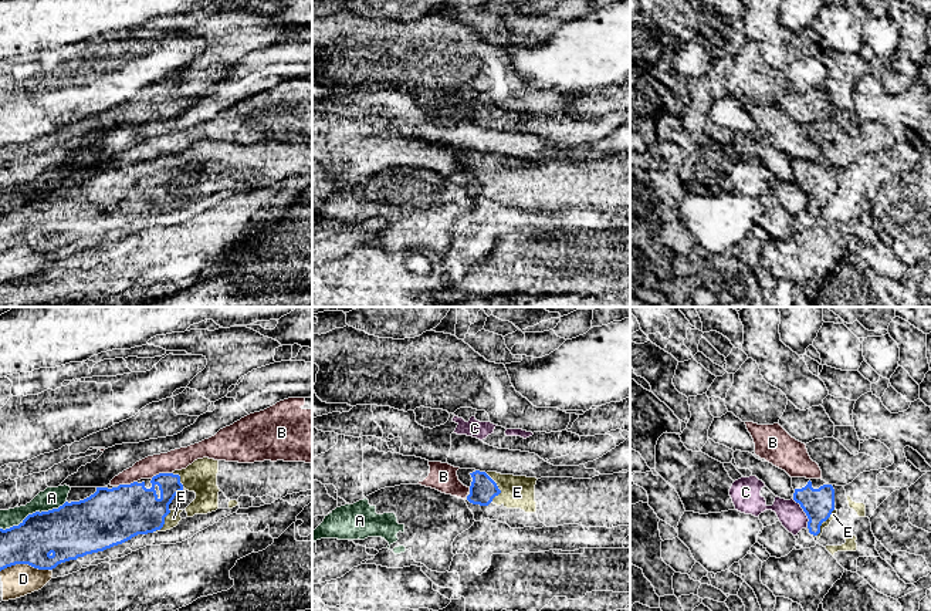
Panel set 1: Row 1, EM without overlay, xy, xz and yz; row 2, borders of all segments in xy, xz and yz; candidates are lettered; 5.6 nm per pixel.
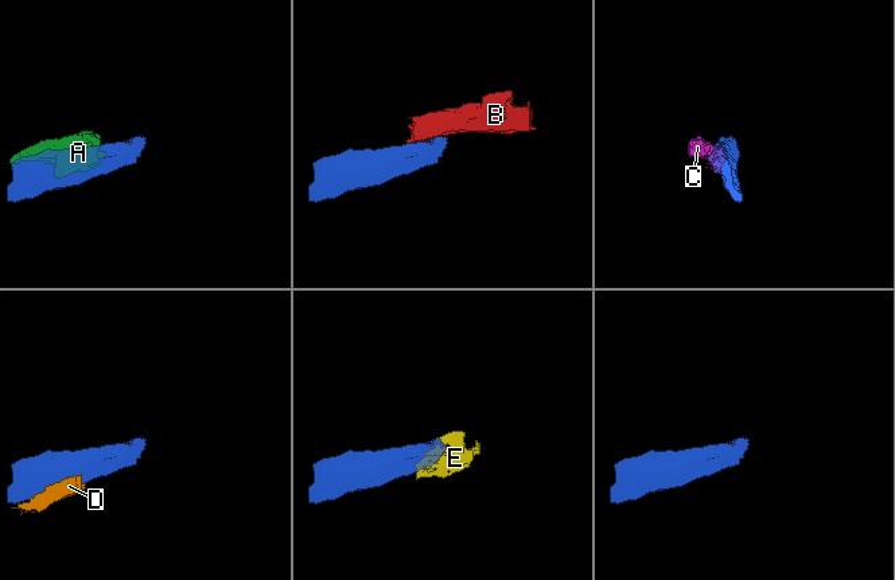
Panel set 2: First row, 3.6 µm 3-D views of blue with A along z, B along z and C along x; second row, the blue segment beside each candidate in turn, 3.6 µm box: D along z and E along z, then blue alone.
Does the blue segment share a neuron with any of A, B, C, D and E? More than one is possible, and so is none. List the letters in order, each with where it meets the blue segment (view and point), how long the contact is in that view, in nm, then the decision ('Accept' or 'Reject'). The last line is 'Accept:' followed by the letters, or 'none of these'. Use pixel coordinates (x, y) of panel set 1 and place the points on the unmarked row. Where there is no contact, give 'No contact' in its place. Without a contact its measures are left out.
A: Touches blue at xy (33, 195). Shared border 400 nm. Reject
B: Touches blue at xy (161, 155). Shared border 120 nm. Reject
C: Touches blue at yz (803, 192). Shared border 180 nm. Reject
D: Touches blue at xy (24, 245). Shared border 280 nm. Reject
E: Touches blue at xz (497, 169). Shared border 170 nm. Accept
Accept: E

